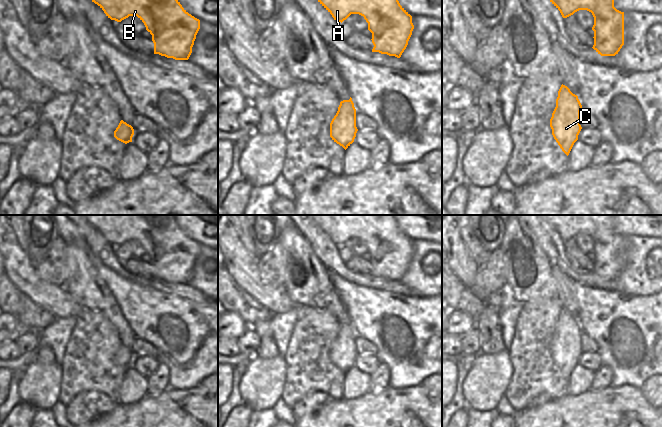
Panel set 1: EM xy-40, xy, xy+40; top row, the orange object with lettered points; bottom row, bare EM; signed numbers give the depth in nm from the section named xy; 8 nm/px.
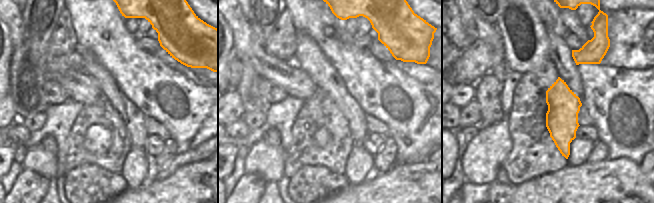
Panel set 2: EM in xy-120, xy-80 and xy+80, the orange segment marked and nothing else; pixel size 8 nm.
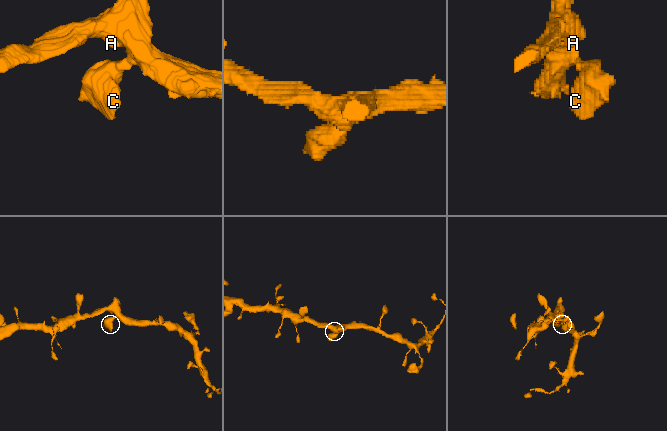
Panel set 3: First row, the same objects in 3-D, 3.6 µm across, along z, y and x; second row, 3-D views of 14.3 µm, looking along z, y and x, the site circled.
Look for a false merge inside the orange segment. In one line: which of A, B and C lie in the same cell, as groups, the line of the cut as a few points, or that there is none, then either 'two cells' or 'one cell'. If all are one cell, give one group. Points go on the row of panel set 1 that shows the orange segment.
A B C | no cut | one cell

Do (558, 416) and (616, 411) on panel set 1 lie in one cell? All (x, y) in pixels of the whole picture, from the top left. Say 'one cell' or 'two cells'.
one cell

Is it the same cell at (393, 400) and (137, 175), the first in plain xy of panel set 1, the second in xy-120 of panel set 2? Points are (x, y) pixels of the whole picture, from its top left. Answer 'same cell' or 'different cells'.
different cells

